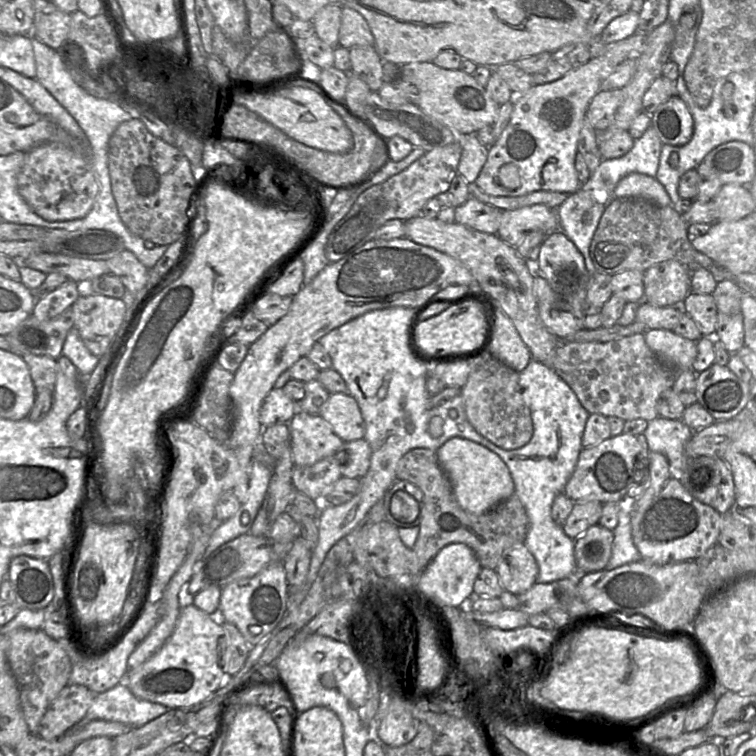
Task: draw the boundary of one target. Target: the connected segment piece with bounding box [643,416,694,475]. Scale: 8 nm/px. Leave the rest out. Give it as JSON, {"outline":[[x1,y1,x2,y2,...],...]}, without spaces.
{"outline":[[661,416,648,421,643,432,650,451,663,454,673,471,673,475,684,469,689,457,685,453,685,446,694,431,681,419,673,420]]}

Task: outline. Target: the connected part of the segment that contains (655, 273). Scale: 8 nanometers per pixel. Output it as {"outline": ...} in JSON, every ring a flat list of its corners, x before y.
{"outline":[[658,262,643,273,644,300,659,307,681,306,692,292,691,273,680,262]]}

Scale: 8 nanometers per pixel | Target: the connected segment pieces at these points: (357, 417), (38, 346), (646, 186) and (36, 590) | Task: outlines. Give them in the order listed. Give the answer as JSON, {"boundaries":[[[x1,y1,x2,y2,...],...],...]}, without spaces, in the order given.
{"boundaries":[[[349,393,330,394,319,415,344,442,365,436,365,421,357,401]],[[72,308,58,316,39,321,30,315,6,335,10,350,19,355,46,355,53,359,62,356,62,348,69,330,73,327]],[[630,173,615,187,615,198,637,198,659,206,669,206,671,199,664,186,655,178,641,173]],[[26,555,14,557,6,578,11,582,20,608,46,608,54,594,53,579,47,560]]]}

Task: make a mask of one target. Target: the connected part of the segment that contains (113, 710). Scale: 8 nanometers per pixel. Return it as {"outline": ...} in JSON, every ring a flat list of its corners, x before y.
{"outline":[[124,680,103,693,95,694,85,716,66,732,78,731,93,720,116,721,137,728,168,710,162,704,136,697]]}

